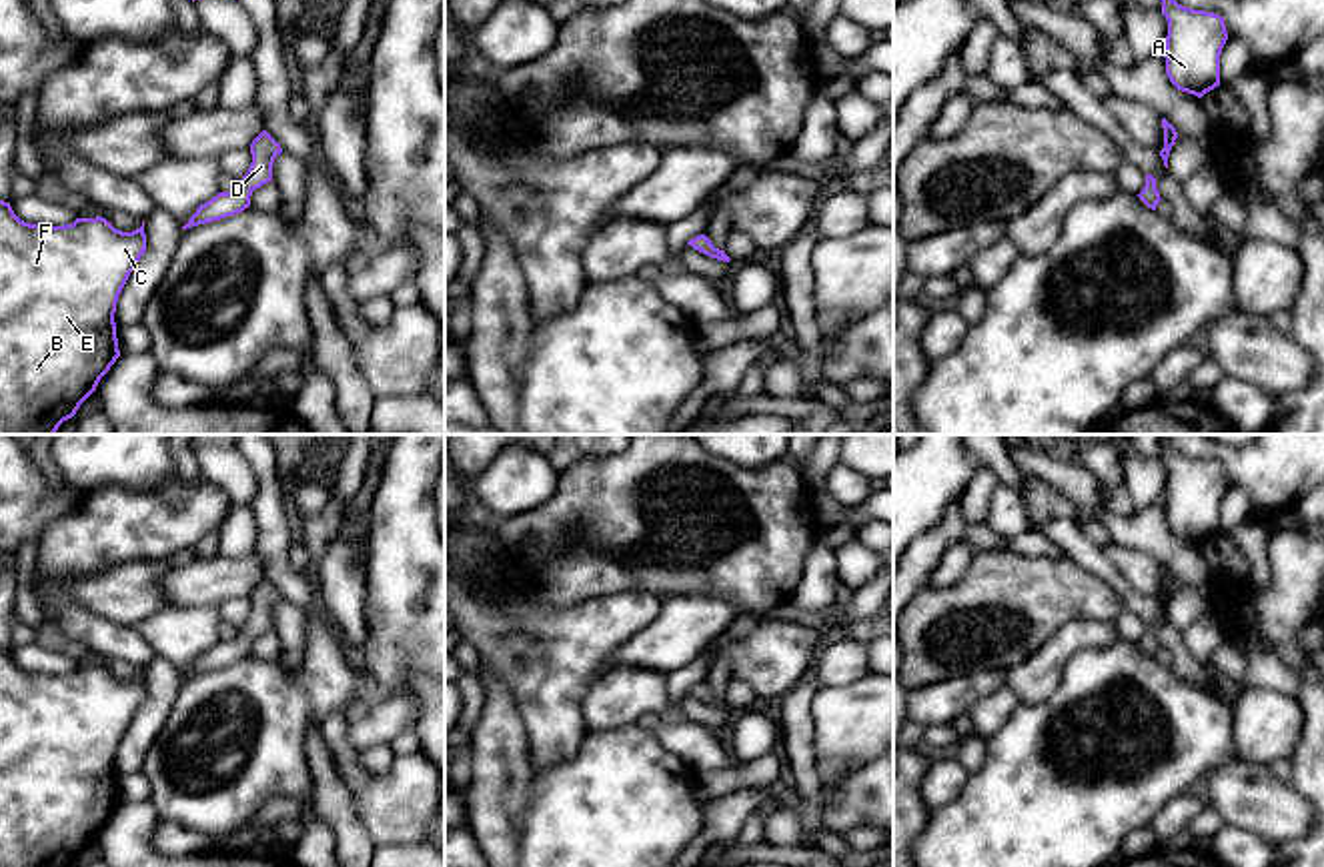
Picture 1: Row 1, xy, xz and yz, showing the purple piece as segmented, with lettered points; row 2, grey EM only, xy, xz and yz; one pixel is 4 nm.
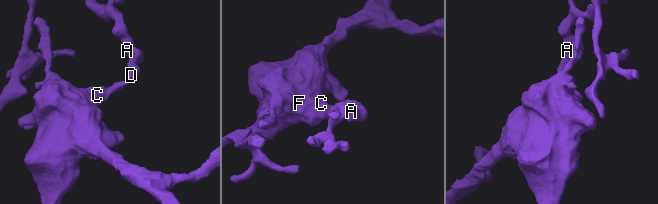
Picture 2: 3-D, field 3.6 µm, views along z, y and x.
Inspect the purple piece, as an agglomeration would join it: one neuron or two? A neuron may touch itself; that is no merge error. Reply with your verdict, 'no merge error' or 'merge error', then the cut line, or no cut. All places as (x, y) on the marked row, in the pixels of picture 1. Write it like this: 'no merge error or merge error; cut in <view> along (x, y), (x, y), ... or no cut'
no merge error; no cut

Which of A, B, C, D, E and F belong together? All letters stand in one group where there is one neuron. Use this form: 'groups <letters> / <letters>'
groups A B C D E F

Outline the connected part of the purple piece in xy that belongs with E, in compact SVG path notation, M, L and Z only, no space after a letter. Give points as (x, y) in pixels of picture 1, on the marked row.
M0 200L0 435L54 435L96 390L120 356L116 302L144 250L144 220L132 232L116 230L102 216L64 226L30 224Z

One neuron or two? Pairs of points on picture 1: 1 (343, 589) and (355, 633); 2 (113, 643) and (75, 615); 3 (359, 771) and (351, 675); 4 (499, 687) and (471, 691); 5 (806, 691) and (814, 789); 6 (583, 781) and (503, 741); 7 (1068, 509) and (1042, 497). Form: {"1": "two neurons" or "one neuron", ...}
{"1": "one neuron", "2": "one neuron", "3": "two neurons", "4": "two neurons", "5": "one neuron", "6": "two neurons", "7": "one neuron"}

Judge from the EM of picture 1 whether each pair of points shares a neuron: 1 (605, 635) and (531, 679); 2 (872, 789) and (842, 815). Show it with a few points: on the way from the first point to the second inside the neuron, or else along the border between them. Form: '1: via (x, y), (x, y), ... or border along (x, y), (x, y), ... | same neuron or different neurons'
1: via (587, 635), (549, 661) | same neuron
2: via (864, 797), (850, 807) | same neuron

